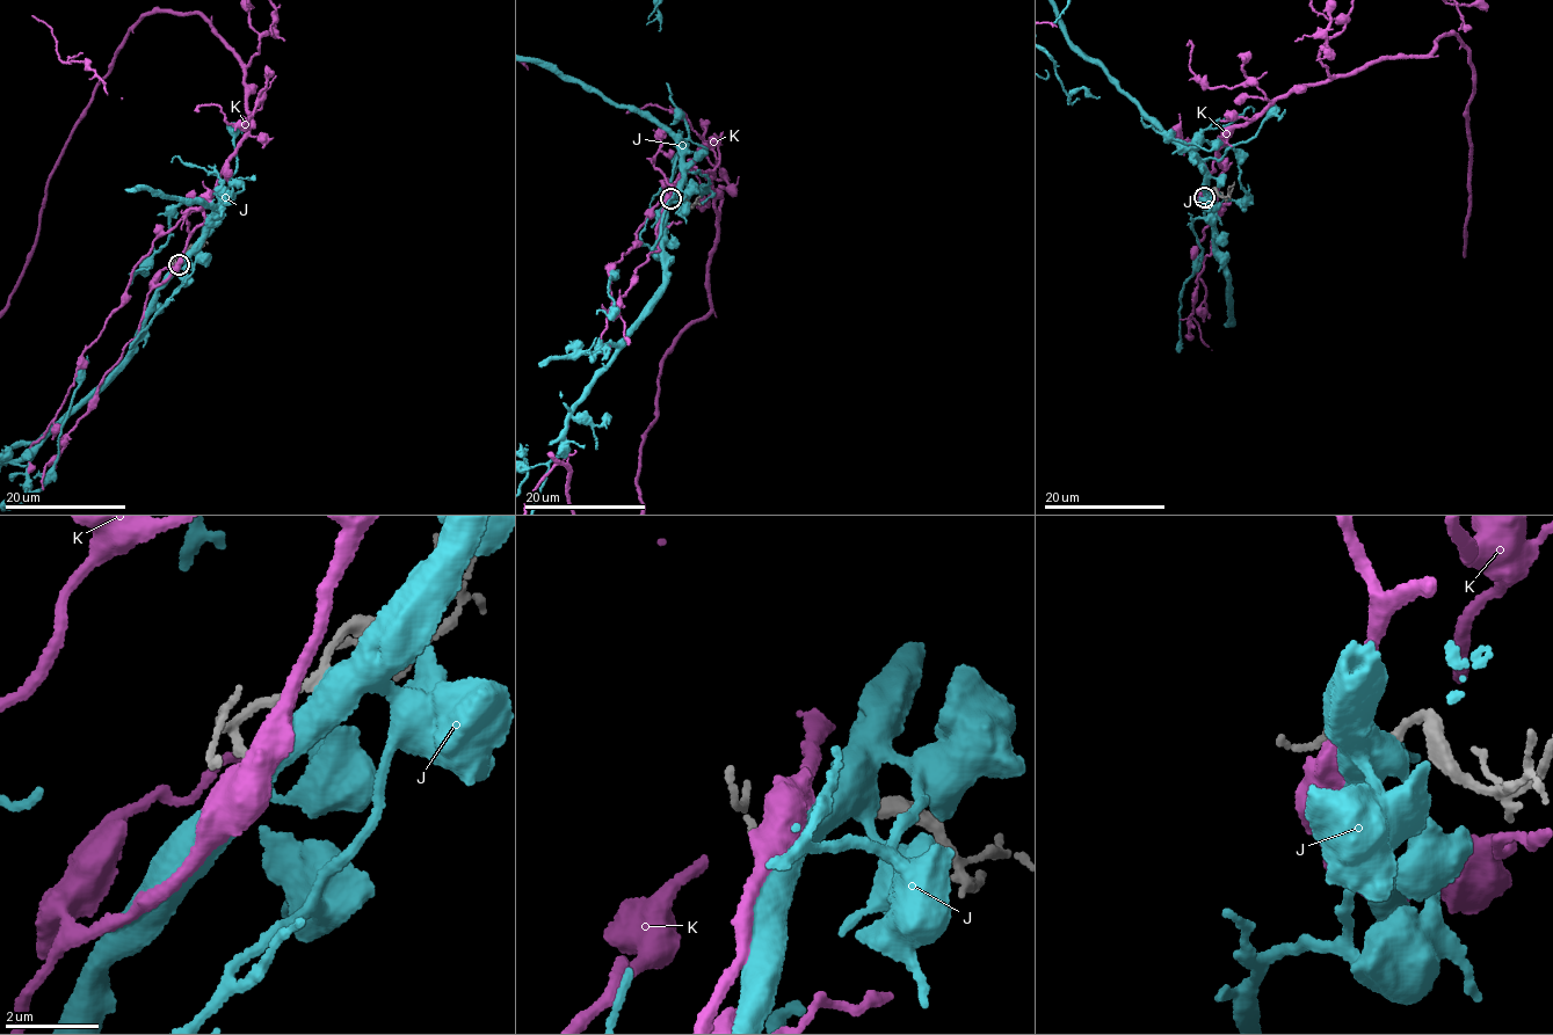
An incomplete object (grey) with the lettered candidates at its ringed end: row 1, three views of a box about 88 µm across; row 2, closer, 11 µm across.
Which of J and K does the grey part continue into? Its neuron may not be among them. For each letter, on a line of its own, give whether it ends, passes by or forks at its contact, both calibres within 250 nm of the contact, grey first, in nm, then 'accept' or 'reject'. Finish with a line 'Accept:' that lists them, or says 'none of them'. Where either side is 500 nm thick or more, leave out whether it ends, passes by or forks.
J: calibres 140 and 500 nm; reject
K: calibres 140 and 600 nm; reject
Accept: none of them

